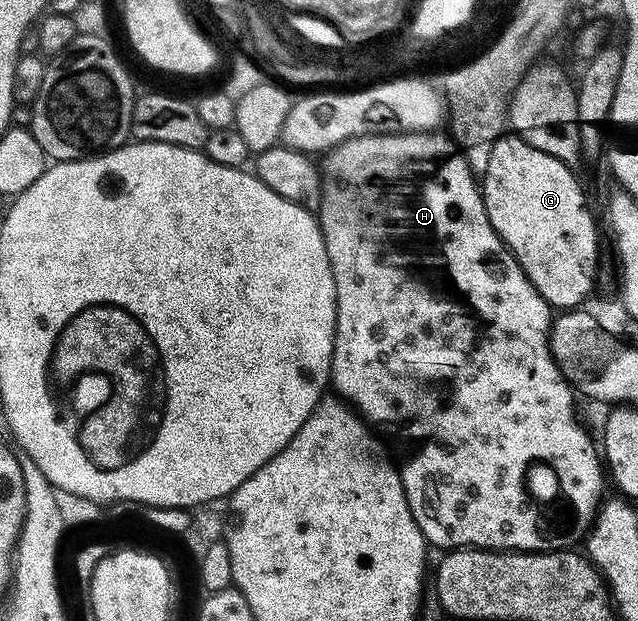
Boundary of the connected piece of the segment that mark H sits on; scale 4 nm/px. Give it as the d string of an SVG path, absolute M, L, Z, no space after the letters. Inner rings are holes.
M436 130L398 131L395 135L360 135L354 139L343 141L339 146L334 147L332 151L324 156L325 164L323 162L320 164L319 170L322 181L321 206L316 208L315 214L318 223L321 224L323 241L327 245L327 257L331 261L331 273L335 277L335 297L337 298L333 360L329 370L331 387L370 427L380 432L392 444L395 451L395 446L397 446L398 452L396 451L396 454L399 456L403 493L407 493L407 505L411 509L411 517L415 521L415 525L419 525L419 529L423 533L428 546L442 549L481 548L489 551L564 551L580 544L588 536L593 520L597 517L598 510L603 502L603 496L606 494L606 492L604 493L605 483L607 487L607 471L603 466L603 455L595 439L592 439L585 432L584 425L577 420L577 407L573 404L575 392L563 377L563 373L549 348L549 331L553 327L555 318L549 302L535 289L535 285L531 285L531 281L523 273L519 261L515 261L515 257L507 249L507 245L501 240L499 233L495 233L495 229L487 217L487 209L481 196L478 176L470 169L469 163L465 160L464 155L461 154L456 142L448 134L445 134L446 136L441 134L440 130Z

